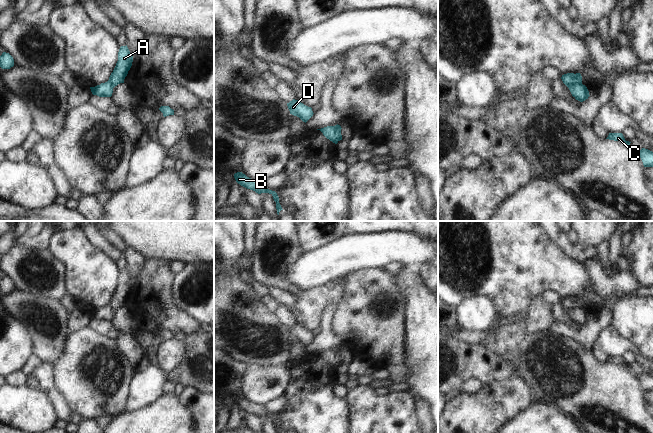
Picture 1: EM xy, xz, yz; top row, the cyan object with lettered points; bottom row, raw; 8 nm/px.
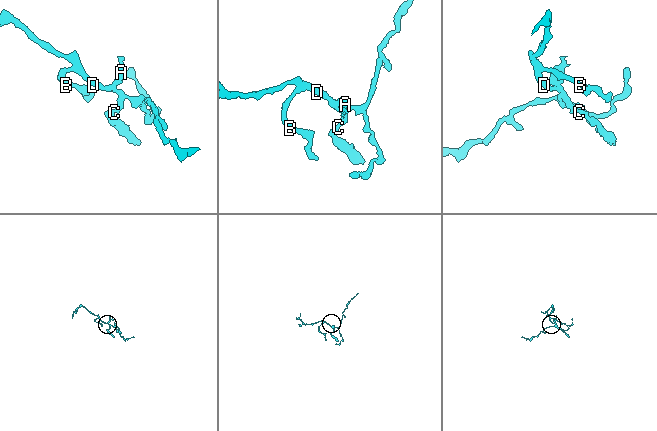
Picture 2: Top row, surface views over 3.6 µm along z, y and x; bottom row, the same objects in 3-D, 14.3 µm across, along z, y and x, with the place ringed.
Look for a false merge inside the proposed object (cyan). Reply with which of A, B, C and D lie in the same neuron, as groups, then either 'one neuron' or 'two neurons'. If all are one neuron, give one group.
groups A / B C D; two neurons

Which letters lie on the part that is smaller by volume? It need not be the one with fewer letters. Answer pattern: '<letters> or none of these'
A

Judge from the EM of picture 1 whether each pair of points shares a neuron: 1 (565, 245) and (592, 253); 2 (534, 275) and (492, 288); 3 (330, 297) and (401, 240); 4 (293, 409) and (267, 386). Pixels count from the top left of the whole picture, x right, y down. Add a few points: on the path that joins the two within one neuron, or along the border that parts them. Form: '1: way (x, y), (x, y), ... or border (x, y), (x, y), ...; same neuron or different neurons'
1: way (572, 250), (585, 253); same neuron
2: way (524, 275), (505, 275), (502, 278); same neuron
3: border (342, 276), (314, 288); different neurons
4: border (290, 373), (288, 385), (282, 395); different neurons

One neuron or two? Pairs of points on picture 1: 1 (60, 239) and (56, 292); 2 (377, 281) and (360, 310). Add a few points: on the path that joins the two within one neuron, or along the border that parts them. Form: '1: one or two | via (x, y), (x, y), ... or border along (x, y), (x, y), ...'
1: two | border along (47, 249), (63, 266), (64, 283)
2: one | via (376, 288), (375, 293), (367, 303)

